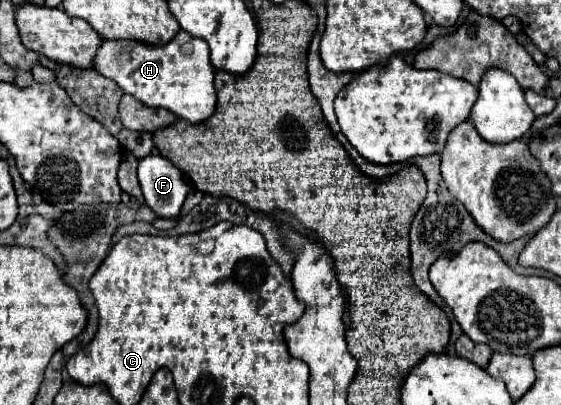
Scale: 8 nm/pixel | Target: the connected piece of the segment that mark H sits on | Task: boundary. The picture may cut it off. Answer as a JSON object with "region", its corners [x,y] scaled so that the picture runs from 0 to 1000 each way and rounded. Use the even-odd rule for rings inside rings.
{"region":[[[319,77],[319,86],[294,116],[262,116],[258,106],[248,106],[248,101],[184,101],[169,141],[169,170],[180,175],[191,195],[205,200],[226,235],[237,235],[244,249],[266,264],[291,264],[337,304],[362,304],[383,274],[383,254],[387,254],[387,230],[380,205],[383,170],[373,156],[373,116],[362,96],[340,91],[330,77]],[[326,106],[337,106],[340,126],[333,131],[323,126]]]}

